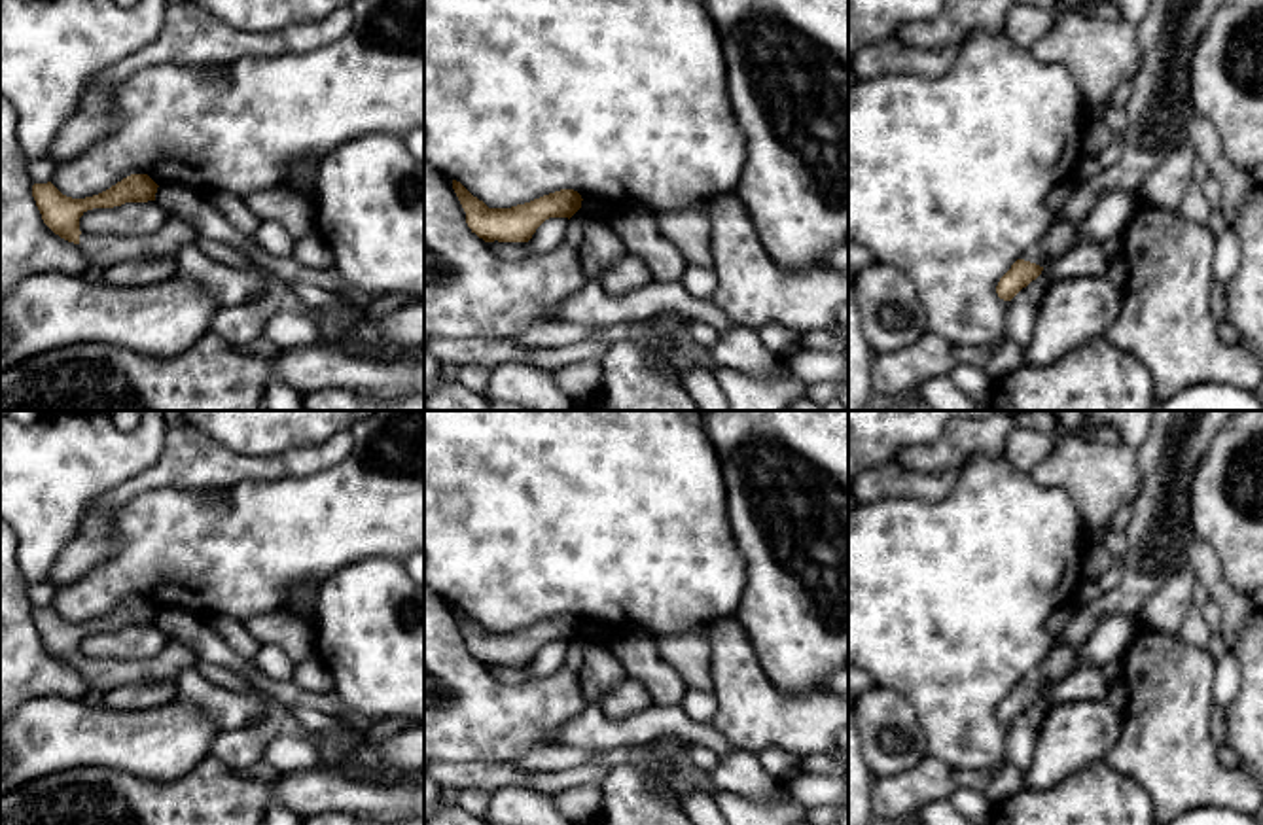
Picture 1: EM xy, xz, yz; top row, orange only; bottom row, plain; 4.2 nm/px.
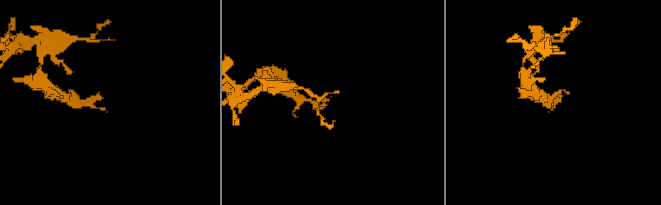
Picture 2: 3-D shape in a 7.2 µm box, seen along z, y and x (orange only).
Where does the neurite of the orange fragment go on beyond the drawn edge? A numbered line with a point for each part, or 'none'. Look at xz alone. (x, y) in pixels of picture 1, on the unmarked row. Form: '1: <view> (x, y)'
none

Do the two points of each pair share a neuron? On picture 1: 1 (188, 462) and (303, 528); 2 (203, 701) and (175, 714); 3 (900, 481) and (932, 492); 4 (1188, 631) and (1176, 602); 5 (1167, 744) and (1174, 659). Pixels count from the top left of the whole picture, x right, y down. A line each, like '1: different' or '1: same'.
1: different
2: different
3: same
4: different
5: same

